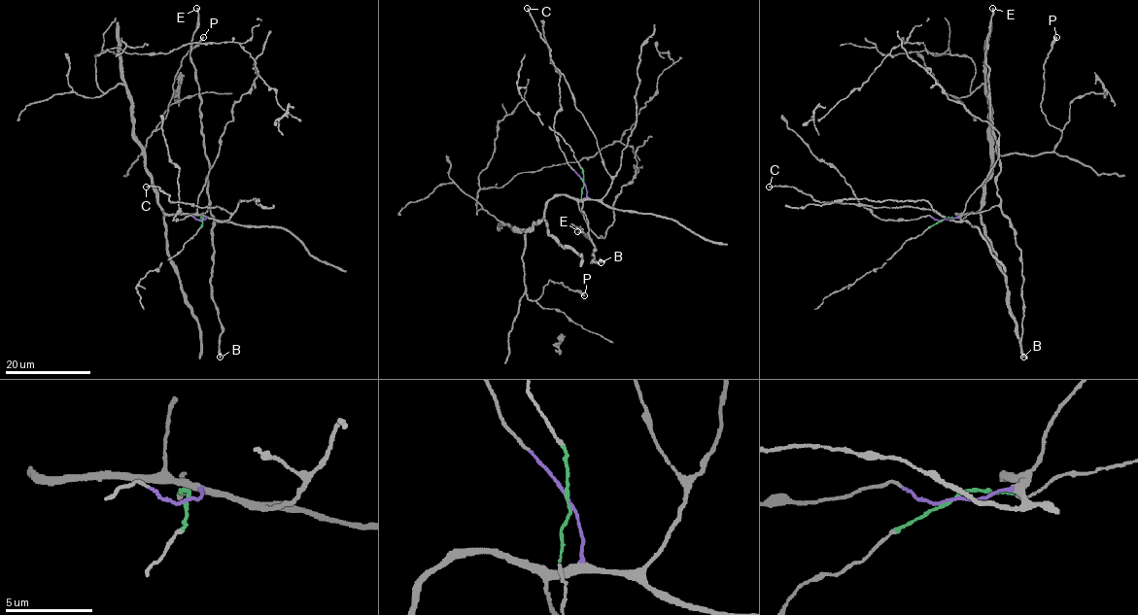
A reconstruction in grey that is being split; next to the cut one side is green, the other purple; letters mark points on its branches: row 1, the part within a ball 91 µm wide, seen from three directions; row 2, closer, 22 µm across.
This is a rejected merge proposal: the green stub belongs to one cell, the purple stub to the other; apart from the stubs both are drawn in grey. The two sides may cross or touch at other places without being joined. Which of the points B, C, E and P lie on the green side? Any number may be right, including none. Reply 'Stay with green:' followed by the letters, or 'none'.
Stay with green: B, E

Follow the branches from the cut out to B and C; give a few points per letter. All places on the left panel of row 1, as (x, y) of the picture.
B: (202, 219), (200, 214), (207, 212), (207, 206), (214, 220), (210, 282), (211, 299), (222, 330), (220, 358)
C: (203, 219), (227, 220), (230, 215), (216, 206), (171, 202), (168, 195), (157, 187), (146, 187)

